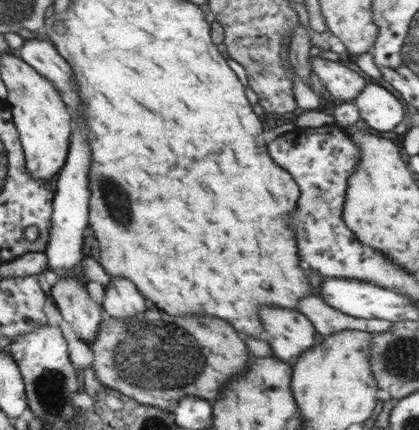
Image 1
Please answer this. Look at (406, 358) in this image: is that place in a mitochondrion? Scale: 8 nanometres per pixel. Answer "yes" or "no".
yes

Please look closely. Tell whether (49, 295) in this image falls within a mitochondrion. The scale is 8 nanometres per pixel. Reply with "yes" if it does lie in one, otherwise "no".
no

